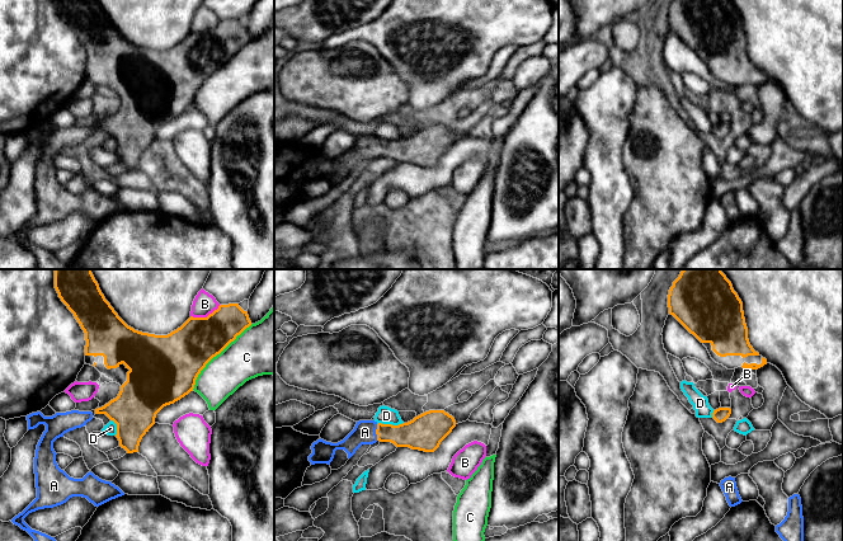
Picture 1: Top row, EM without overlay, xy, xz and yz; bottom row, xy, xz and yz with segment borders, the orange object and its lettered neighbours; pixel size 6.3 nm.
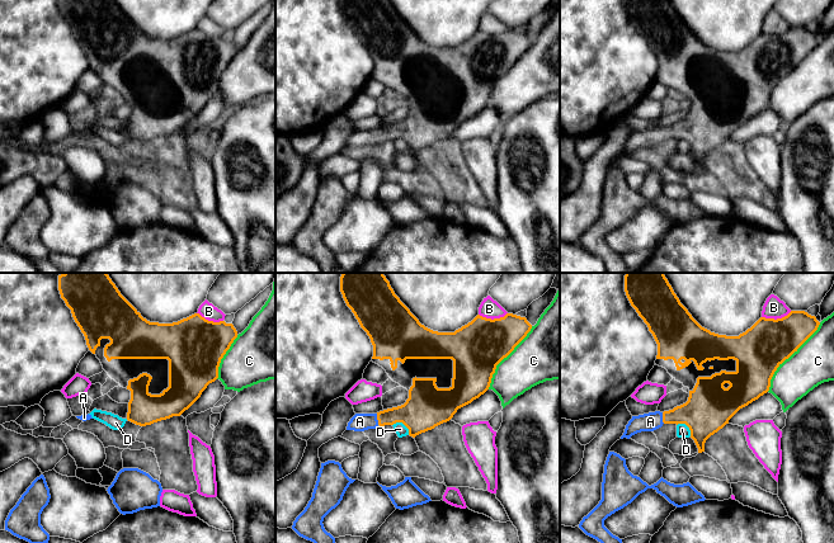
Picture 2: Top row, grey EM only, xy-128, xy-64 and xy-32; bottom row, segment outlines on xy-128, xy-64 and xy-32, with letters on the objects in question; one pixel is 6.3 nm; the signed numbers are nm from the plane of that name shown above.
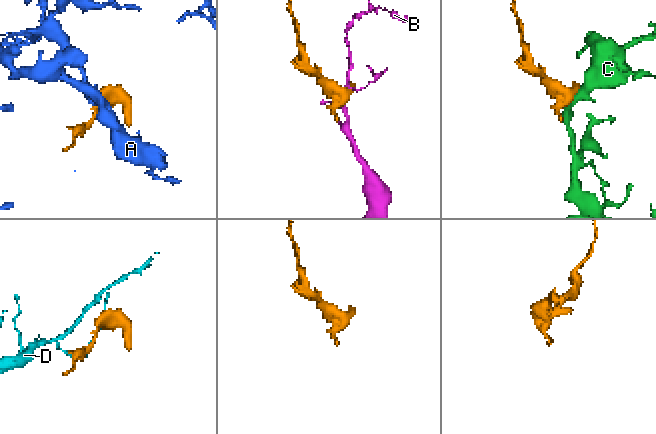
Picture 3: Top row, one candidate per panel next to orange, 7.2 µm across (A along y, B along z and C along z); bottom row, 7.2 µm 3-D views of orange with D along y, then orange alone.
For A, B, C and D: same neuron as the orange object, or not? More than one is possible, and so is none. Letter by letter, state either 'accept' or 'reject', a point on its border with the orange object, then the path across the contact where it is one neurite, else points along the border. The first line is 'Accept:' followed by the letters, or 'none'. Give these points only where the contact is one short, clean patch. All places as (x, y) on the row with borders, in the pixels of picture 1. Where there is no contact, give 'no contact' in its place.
Accept: A
A: accept; meets orange in xz at (376, 432)
B: reject; meets orange in xy at (205, 318)
C: reject; meets orange in xy at (216, 354)
D: reject; meets orange in xz at (390, 424)

